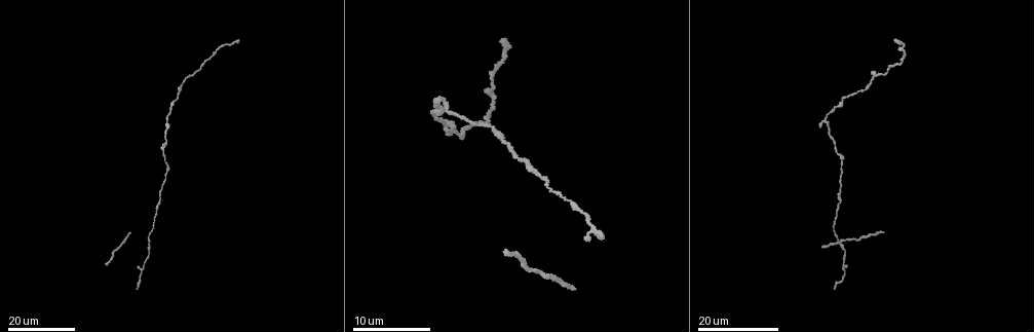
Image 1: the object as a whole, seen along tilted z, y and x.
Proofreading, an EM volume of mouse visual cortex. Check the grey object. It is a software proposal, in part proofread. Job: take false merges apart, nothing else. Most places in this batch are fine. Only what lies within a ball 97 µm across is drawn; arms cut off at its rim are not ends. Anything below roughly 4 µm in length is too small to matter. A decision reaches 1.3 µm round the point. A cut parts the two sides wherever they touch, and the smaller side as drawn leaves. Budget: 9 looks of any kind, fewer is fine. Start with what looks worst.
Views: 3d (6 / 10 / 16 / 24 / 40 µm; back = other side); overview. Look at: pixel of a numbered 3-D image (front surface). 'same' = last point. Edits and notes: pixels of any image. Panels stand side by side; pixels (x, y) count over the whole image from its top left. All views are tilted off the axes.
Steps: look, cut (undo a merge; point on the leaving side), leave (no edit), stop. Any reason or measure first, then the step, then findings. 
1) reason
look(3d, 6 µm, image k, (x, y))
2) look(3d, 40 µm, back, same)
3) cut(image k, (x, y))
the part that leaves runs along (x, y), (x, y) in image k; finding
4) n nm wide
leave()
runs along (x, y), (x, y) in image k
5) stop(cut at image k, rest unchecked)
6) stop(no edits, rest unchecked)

three arms meet
look(3d, 16 µm, image 1, (845, 269))

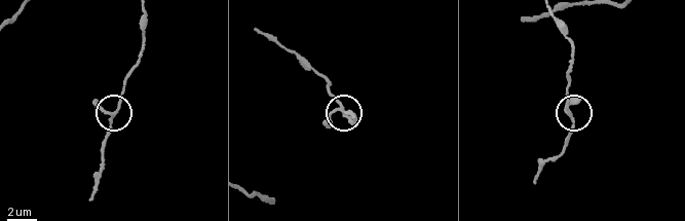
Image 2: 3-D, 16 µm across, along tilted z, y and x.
look(3d, 6 µm, image 2, (114, 118))

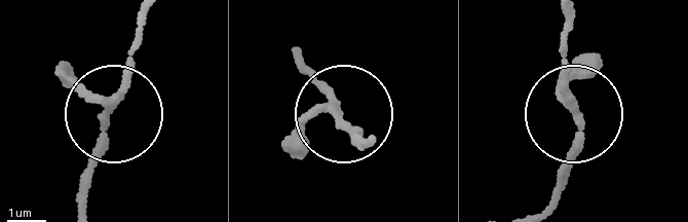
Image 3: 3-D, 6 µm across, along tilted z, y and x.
leave()
runs along (145, 15), (127, 94), (106, 118), (80, 204) in image 3; all the same neuron

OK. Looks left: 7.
look(3d, 16 µm, image 1, (856, 239))

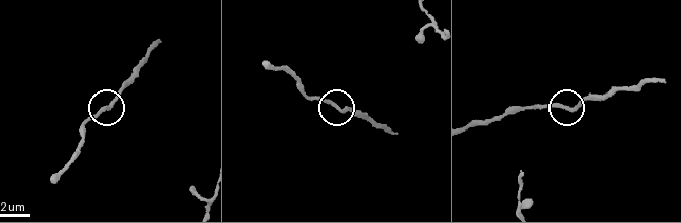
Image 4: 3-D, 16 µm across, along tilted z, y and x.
look(3d, 10 µm, image 4, (108, 107))

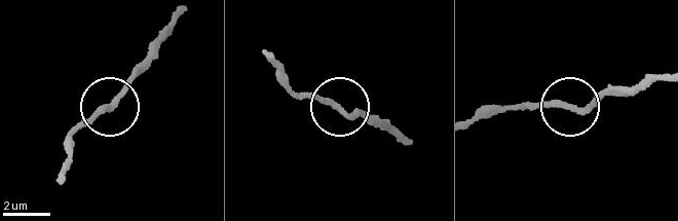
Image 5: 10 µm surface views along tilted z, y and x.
leave()
continuous, no second neuron

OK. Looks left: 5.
calibre changes
look(3d, 16 µm, image 1, (167, 171))

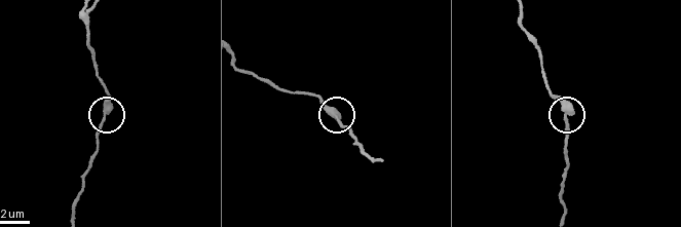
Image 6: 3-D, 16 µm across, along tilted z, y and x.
look(3d, 6 µm, image 6, (102, 123))

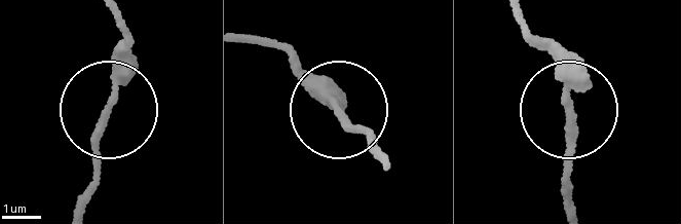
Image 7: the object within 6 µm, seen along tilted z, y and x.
leave()
runs along (521, 15), (552, 59), (573, 122), (570, 201) in image 7; continuous, no second neuron

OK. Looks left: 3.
look(3d, 16 µm, image 1, (159, 204))

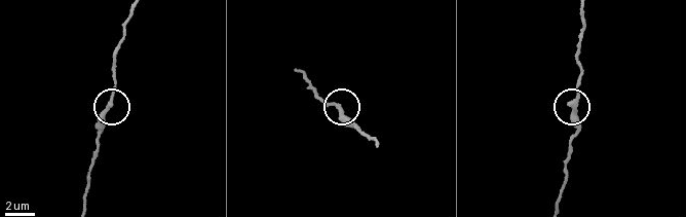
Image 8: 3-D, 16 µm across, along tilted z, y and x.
look(3d, 10 µm, image 8, (108, 104))

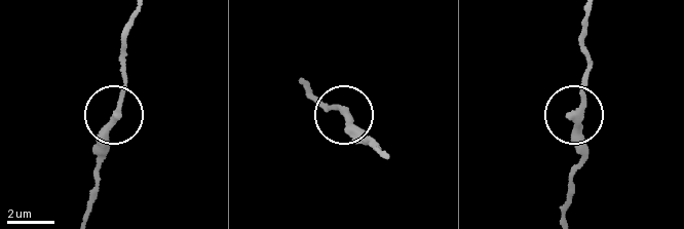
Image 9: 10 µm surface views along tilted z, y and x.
leave()
runs along (587, 18), (585, 94), (572, 119), (582, 165) in image 9; one neuron here

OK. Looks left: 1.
stop(no edits, rest unchecked)

